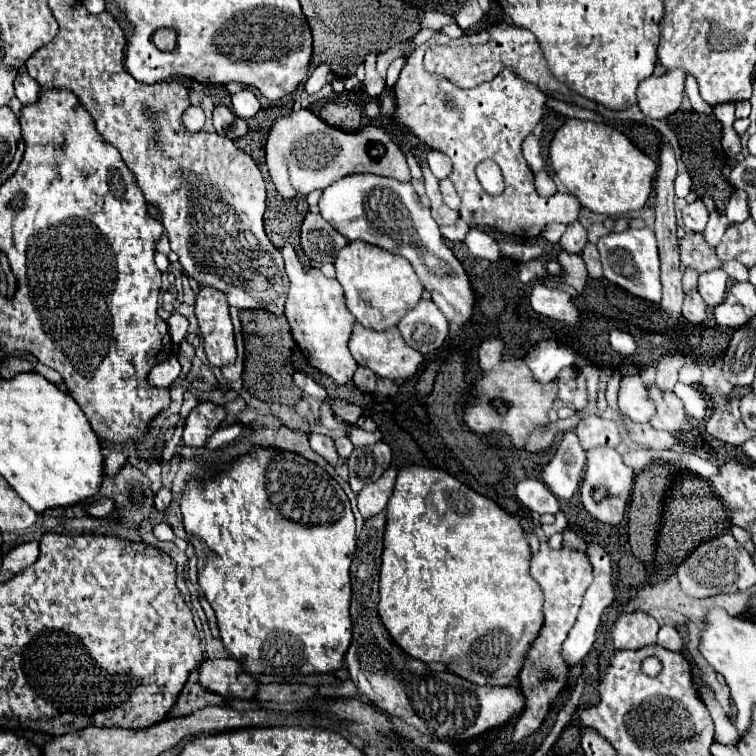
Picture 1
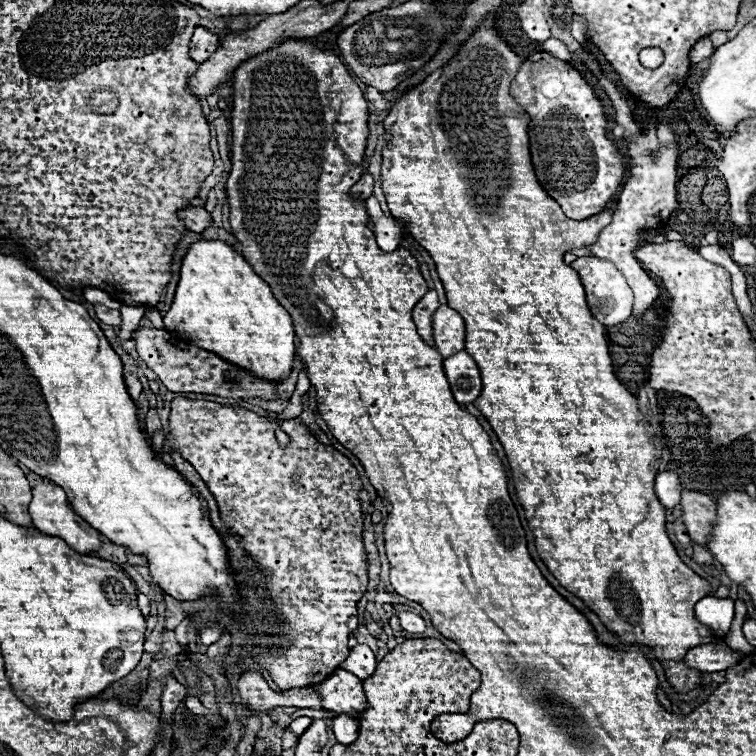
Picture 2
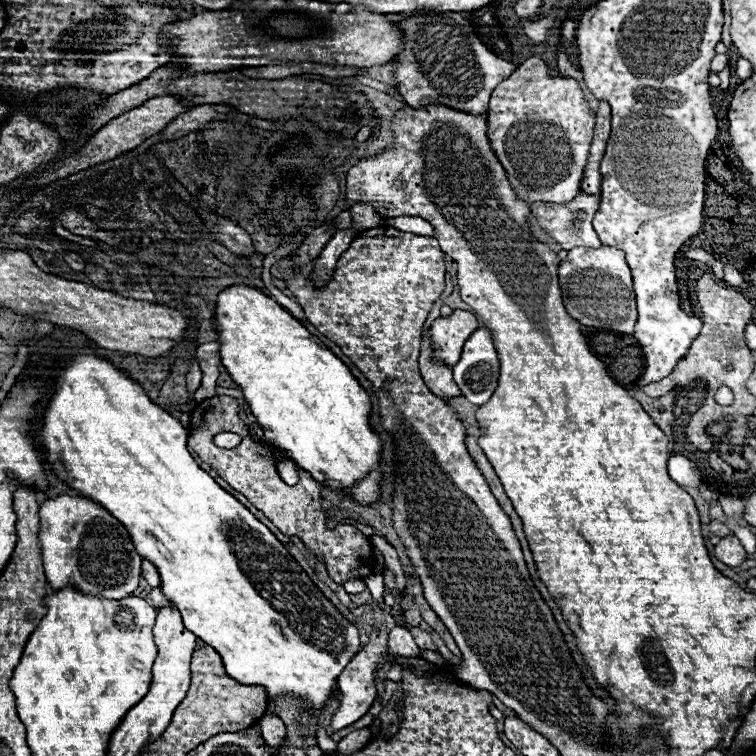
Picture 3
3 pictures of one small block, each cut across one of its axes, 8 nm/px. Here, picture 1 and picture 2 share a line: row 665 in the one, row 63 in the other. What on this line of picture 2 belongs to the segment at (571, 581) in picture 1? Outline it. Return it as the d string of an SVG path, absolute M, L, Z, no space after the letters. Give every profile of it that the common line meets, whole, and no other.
M536 52L518 70L510 94L530 116L530 154L542 188L572 220L602 212L622 184L626 162L606 134L608 120L594 88L570 64L548 52Z

